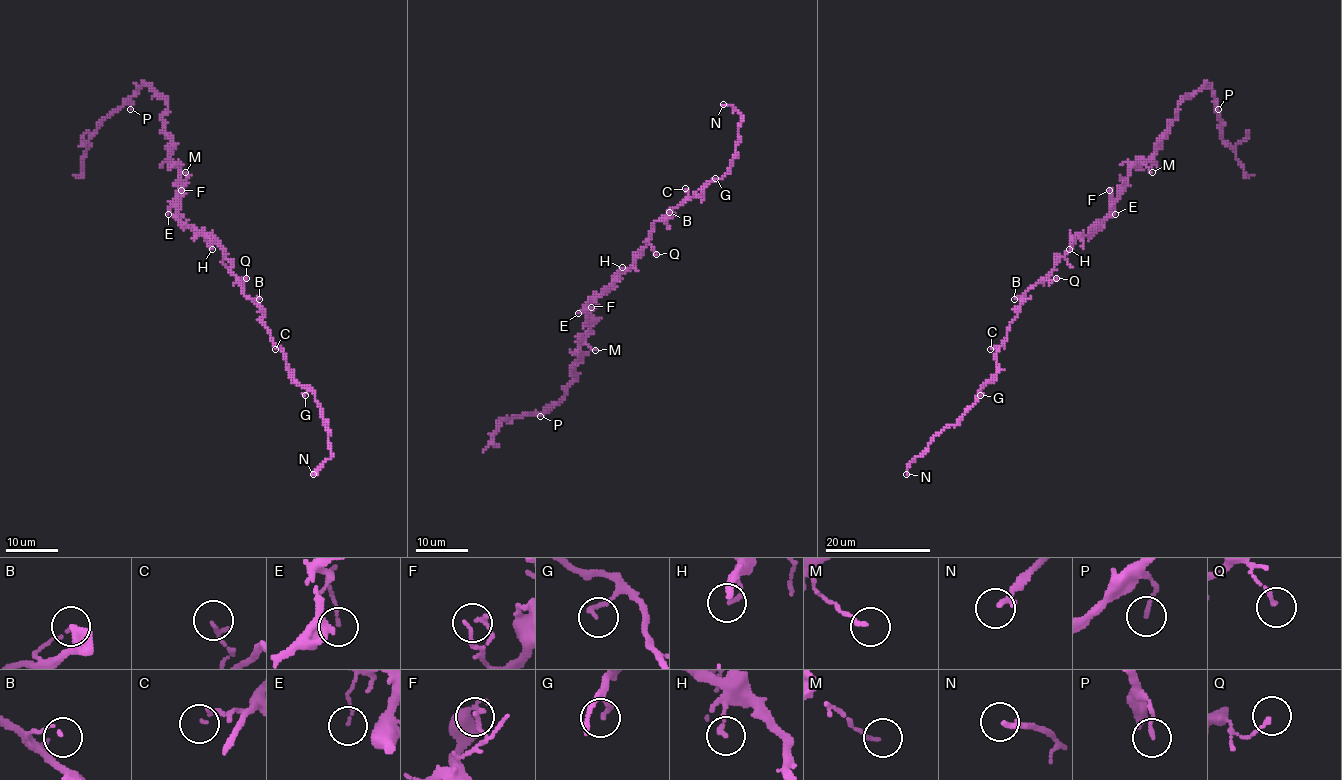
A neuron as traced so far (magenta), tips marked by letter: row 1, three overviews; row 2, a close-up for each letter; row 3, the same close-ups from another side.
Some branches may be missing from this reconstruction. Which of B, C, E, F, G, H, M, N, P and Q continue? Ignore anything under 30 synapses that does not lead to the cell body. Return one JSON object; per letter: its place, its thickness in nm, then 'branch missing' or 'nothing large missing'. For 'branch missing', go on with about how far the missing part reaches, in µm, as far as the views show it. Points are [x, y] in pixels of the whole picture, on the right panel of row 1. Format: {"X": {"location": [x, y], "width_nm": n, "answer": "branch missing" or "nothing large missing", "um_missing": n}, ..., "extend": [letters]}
{"B": {"location": [1014, 299], "width_nm": 90, "answer": "nothing large missing"}, "C": {"location": [990, 349], "width_nm": 120, "answer": "nothing large missing"}, "E": {"location": [1115, 214], "width_nm": 100, "answer": "nothing large missing"}, "F": {"location": [1109, 190], "width_nm": 150, "answer": "nothing large missing"}, "G": {"location": [980, 395], "width_nm": 140, "answer": "nothing large missing"}, "H": {"location": [1069, 249], "width_nm": 150, "answer": "nothing large missing"}, "M": {"location": [1152, 172], "width_nm": 130, "answer": "nothing large missing"}, "N": {"location": [906, 474], "width_nm": 200, "answer": "branch missing", "um_missing": 15}, "P": {"location": [1218, 109], "width_nm": 140, "answer": "nothing large missing"}, "Q": {"location": [1056, 278], "width_nm": 130, "answer": "nothing large missing"}, "extend": ["N"]}

